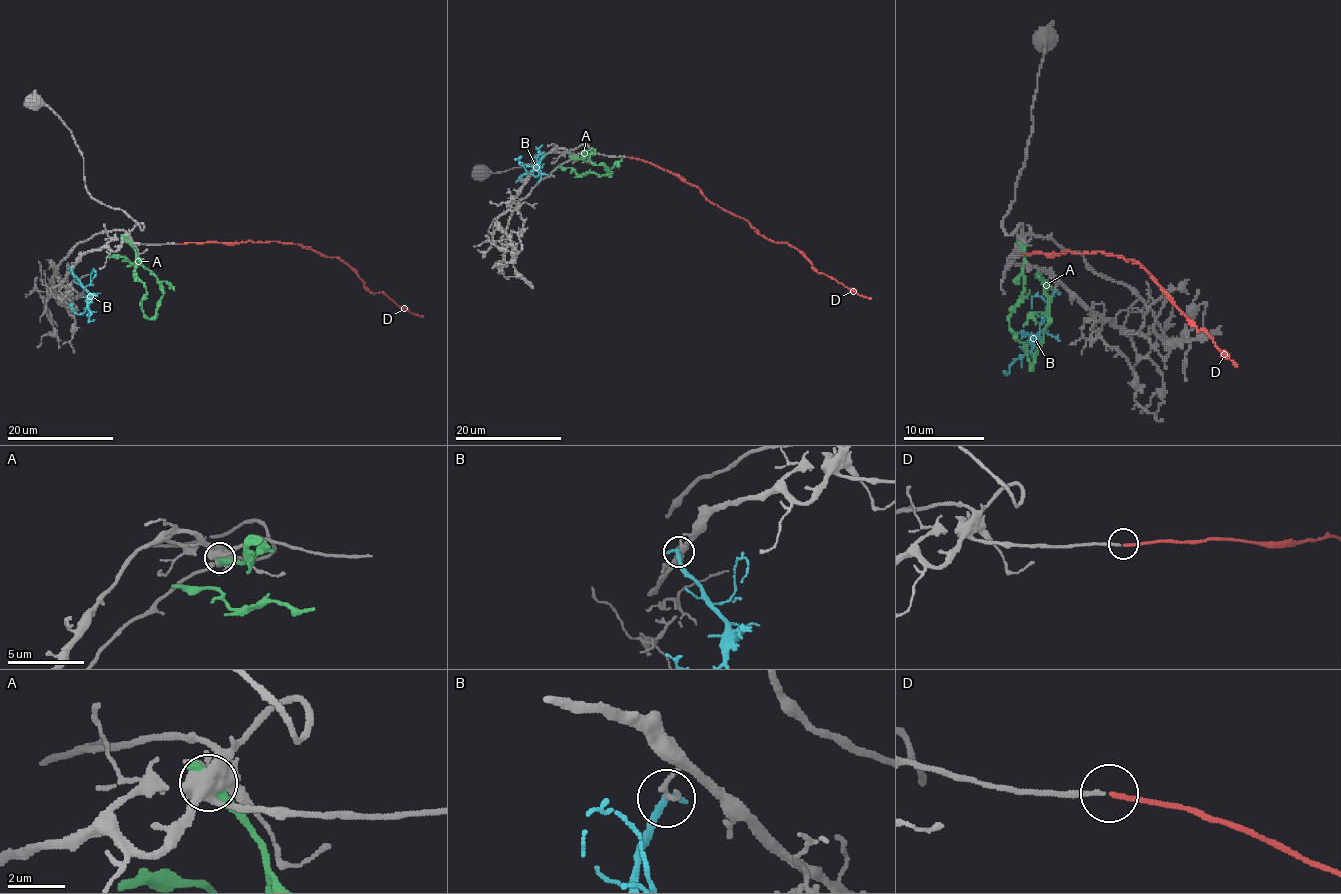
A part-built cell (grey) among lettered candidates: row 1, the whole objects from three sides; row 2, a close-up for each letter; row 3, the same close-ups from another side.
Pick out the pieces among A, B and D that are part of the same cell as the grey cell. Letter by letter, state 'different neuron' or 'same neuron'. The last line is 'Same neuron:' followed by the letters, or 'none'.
A: different neuron
B: different neuron
D: same neuron
Same neuron: D

